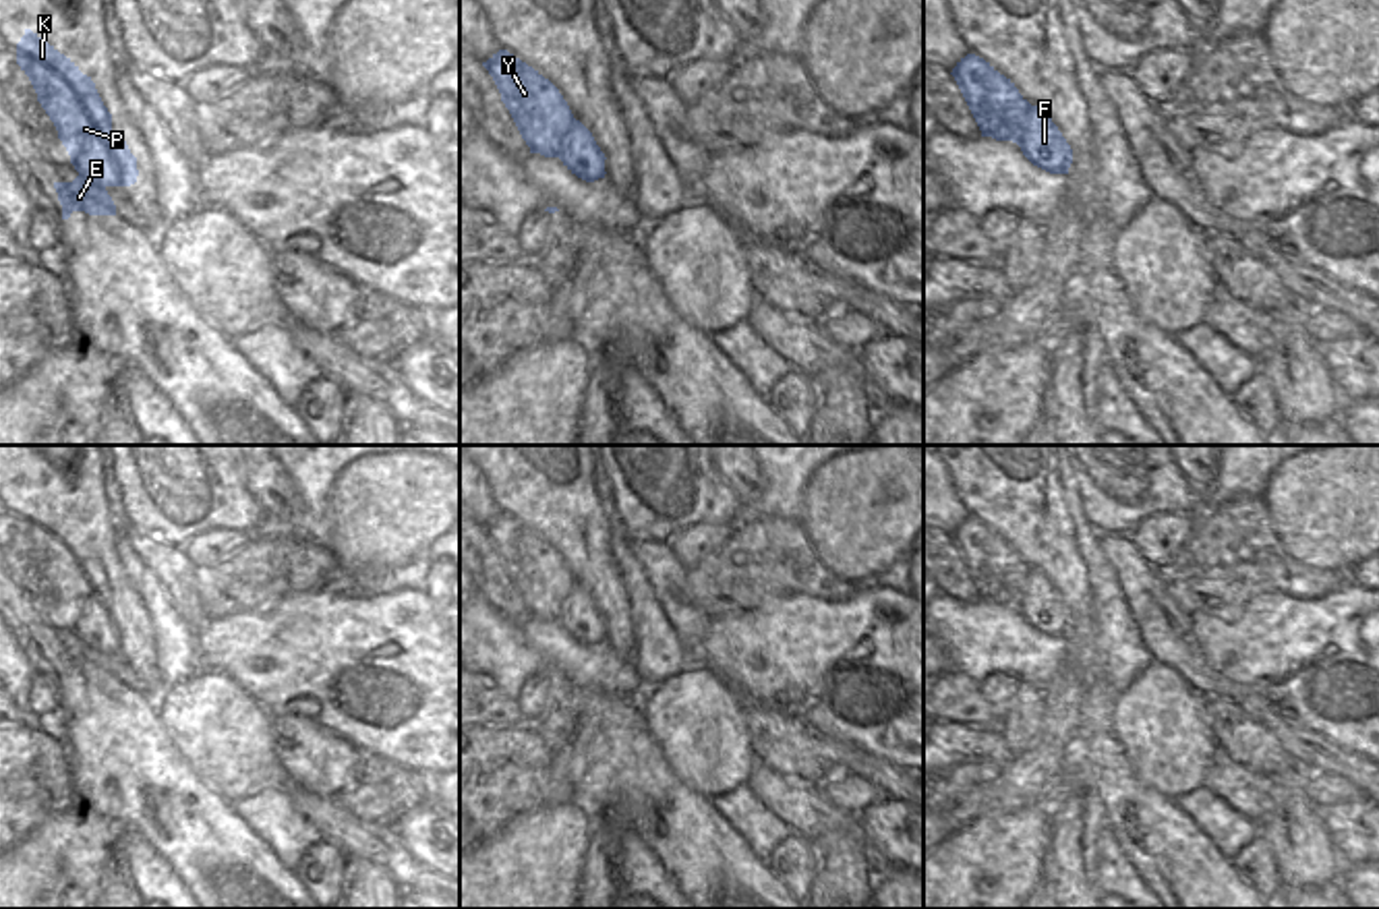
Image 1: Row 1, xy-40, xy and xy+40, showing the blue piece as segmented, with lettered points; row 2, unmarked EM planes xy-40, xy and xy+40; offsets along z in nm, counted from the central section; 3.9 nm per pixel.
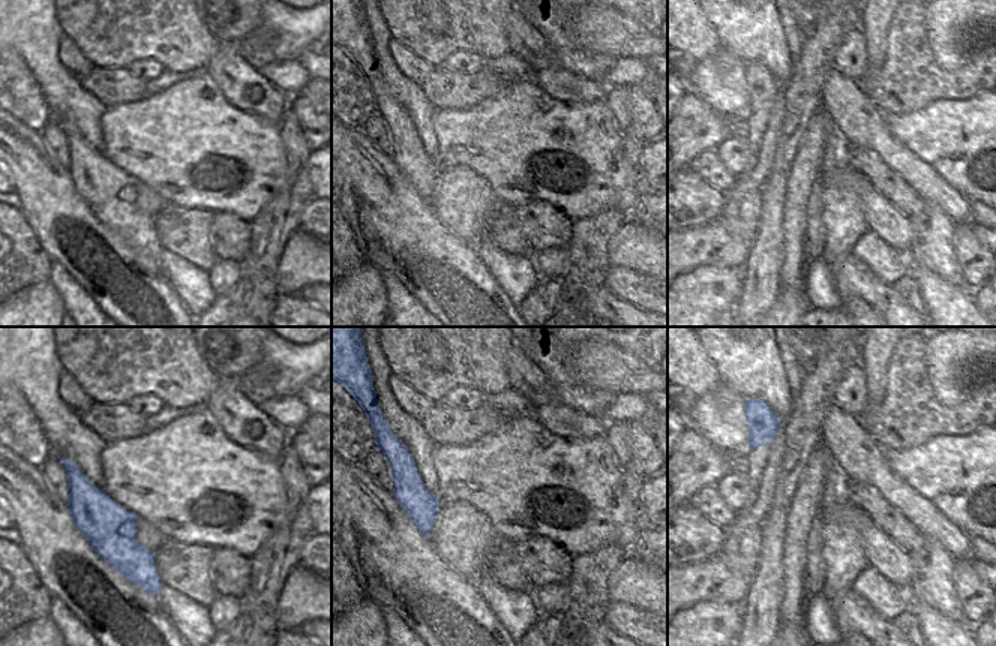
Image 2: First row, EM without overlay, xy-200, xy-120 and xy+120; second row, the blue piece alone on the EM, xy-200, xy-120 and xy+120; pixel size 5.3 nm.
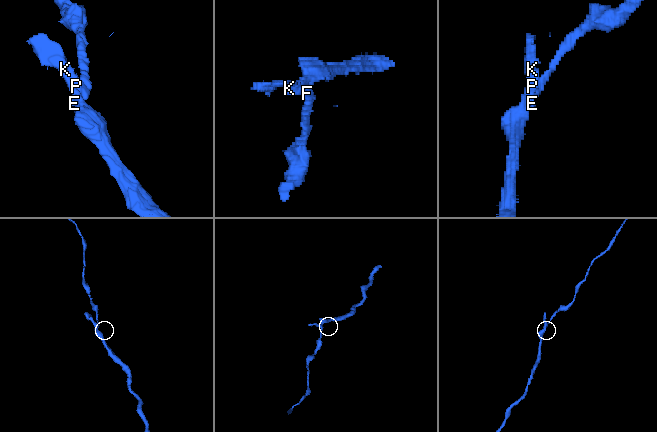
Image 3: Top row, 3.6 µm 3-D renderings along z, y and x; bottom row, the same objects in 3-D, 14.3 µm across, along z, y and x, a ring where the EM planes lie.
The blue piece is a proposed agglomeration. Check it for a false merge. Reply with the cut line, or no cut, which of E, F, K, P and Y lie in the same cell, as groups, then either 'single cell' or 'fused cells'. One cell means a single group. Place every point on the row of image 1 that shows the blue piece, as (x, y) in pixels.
xy-40 (112, 131), (112, 141), (104, 156), (104, 187) | E K P Y / F | fused cells

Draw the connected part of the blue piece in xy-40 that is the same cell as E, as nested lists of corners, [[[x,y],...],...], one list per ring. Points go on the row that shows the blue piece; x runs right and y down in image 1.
[[[25,29],[17,43],[17,64],[29,77],[37,101],[79,172],[72,182],[54,182],[62,219],[68,219],[72,211],[116,215],[116,205],[104,186],[104,155],[114,133],[112,114],[95,83],[31,29]]]

